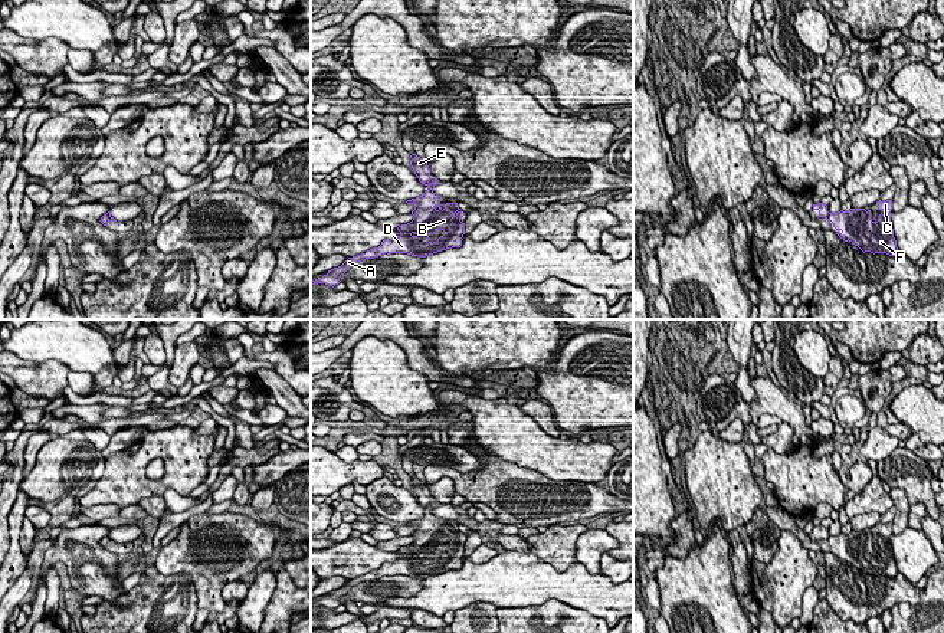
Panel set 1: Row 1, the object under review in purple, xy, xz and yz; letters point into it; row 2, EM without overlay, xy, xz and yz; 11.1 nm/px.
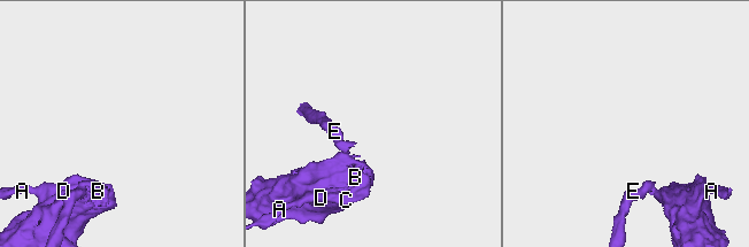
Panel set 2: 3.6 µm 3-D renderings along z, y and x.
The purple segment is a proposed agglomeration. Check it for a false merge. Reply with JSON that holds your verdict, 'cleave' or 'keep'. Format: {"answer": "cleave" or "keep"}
{"answer": "cleave"}

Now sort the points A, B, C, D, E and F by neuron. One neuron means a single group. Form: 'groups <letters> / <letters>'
groups A B C D F / E

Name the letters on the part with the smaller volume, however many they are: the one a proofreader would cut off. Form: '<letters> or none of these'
E

